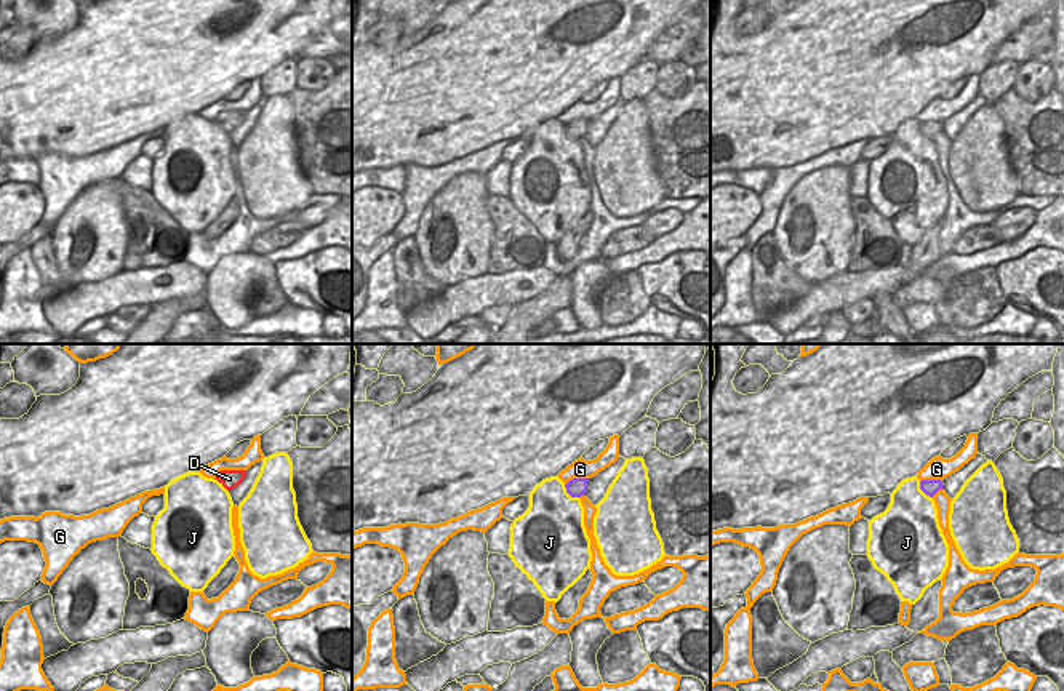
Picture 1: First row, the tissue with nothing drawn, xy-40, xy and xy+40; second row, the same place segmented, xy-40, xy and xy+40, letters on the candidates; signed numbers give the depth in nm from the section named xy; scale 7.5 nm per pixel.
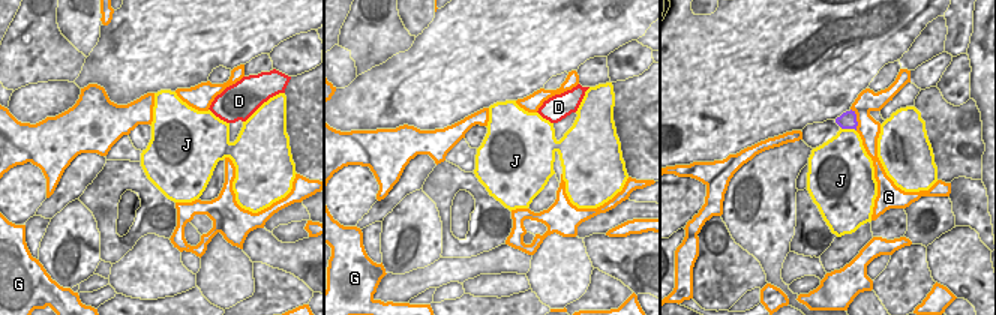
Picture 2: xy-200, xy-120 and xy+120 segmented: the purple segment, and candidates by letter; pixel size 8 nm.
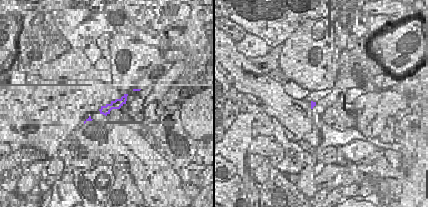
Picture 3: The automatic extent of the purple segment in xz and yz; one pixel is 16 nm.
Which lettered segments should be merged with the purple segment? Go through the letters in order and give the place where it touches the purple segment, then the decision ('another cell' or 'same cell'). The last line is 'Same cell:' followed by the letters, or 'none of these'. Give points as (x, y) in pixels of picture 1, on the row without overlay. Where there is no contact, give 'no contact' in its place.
D: no contact; same cell
G: meets purple in xy at (576, 120); another cell
J: meets purple in xy at (570, 136); another cell
Same cell: D

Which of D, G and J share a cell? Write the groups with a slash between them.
D / G / J

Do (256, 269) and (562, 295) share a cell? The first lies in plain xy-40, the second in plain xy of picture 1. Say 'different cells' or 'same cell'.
different cells

